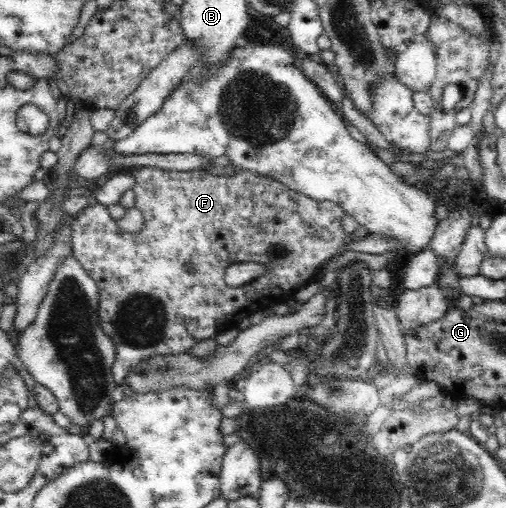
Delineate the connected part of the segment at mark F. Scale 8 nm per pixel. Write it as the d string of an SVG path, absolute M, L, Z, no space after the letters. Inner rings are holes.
M144 167L140 168L132 173L132 176L134 177L134 184L133 184L133 191L135 192L135 205L134 207L141 212L143 217L143 227L141 227L141 231L135 231L135 233L129 233L123 231L117 224L115 223L105 223L105 208L103 205L93 205L93 207L87 207L86 209L83 209L76 217L71 219L70 227L71 227L71 248L74 252L74 255L78 259L78 262L84 267L84 270L97 282L97 292L99 292L99 303L97 303L97 316L99 316L99 326L101 326L101 330L105 332L105 336L108 337L108 339L112 340L113 346L115 349L115 357L113 357L113 363L111 363L111 375L113 376L113 379L115 380L115 383L117 385L123 384L123 377L125 377L125 371L129 371L129 367L131 365L135 365L135 363L139 363L141 359L145 359L145 357L149 357L149 355L165 355L165 353L172 353L173 355L177 355L177 353L183 353L185 351L191 351L192 348L199 343L199 341L204 341L205 339L209 339L209 337L213 337L213 335L217 336L218 334L222 334L228 329L235 328L240 321L243 321L245 317L249 317L250 313L253 313L253 311L257 311L259 309L267 310L270 309L271 306L278 304L278 303L286 303L289 299L293 298L295 296L295 293L297 293L297 290L299 290L301 287L305 287L307 283L310 281L316 279L317 272L319 271L319 268L321 267L322 263L324 261L327 261L330 257L333 257L335 254L339 253L341 249L343 251L349 250L349 251L360 251L361 253L373 253L373 255L379 255L379 254L385 254L388 251L393 251L396 248L399 248L398 241L395 241L392 239L392 237L389 237L387 239L384 235L379 235L378 233L368 233L367 235L363 236L359 239L353 239L351 238L351 233L349 231L345 231L343 228L343 217L345 213L343 212L343 209L337 204L337 203L331 203L327 201L319 202L314 201L313 199L310 199L309 197L306 197L305 195L301 195L299 193L296 193L295 191L289 189L287 186L279 183L277 180L265 178L265 176L260 176L259 174L253 174L251 172L247 172L245 170L244 172L241 172L240 174L231 174L226 175L222 172L215 172L212 175L207 174L204 170L201 169L195 169L193 171L184 171L184 172L176 172L176 171L163 171L159 168L151 168L151 167ZM245 262L253 262L253 263L262 263L263 265L267 266L268 272L265 275L260 275L259 277L256 277L253 281L250 281L248 284L245 284L241 287L229 287L226 282L224 281L224 272L226 267L229 267L230 265L236 264L236 263L245 263ZM185 263L190 263L191 265L194 265L194 272L190 274L185 270Z

